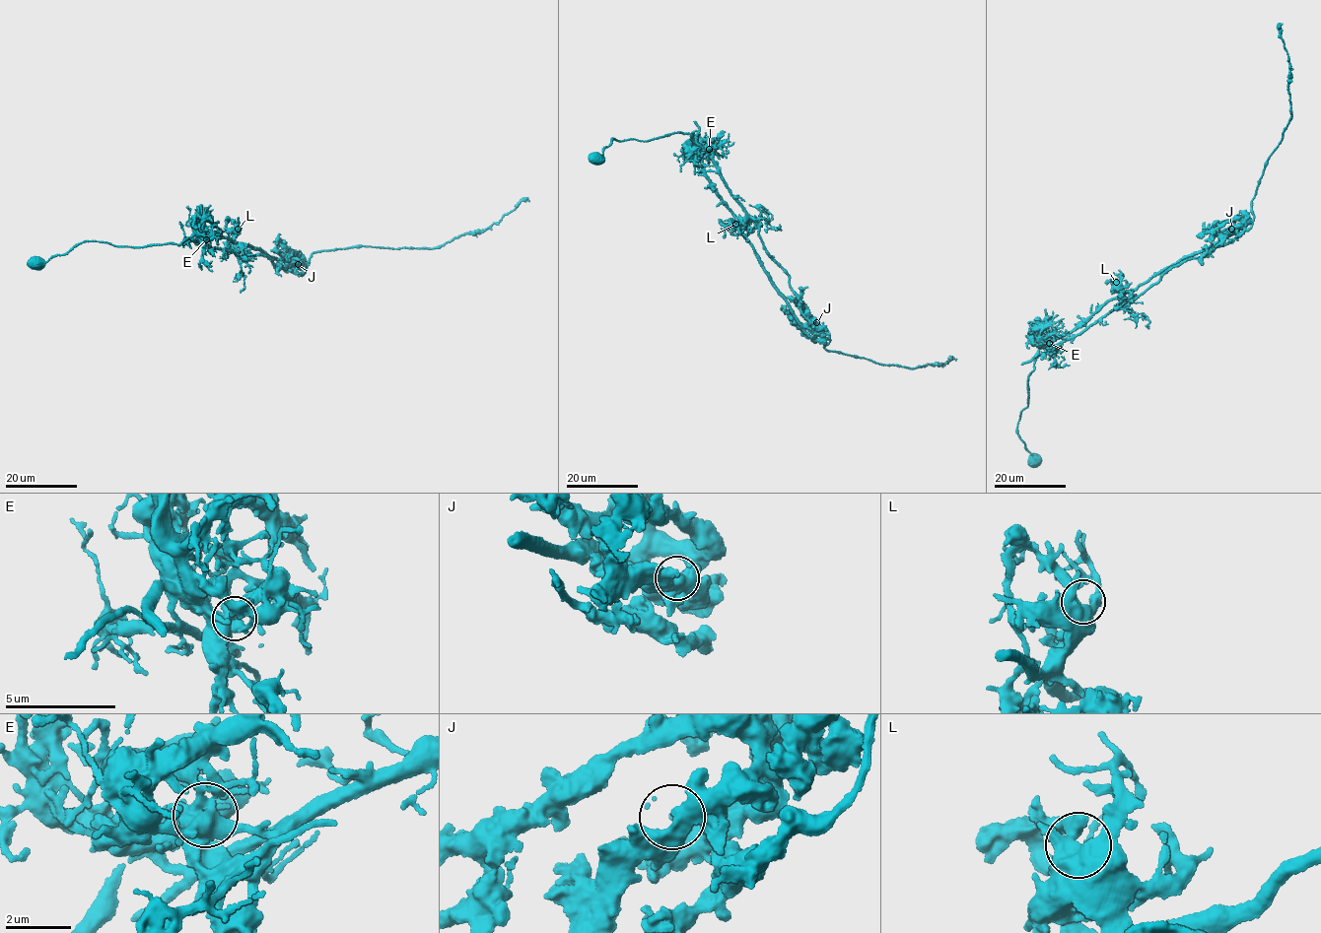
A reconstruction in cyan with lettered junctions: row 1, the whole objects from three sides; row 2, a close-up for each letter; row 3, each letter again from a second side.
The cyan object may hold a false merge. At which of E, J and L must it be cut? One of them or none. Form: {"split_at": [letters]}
{"split_at": ["E"]}

